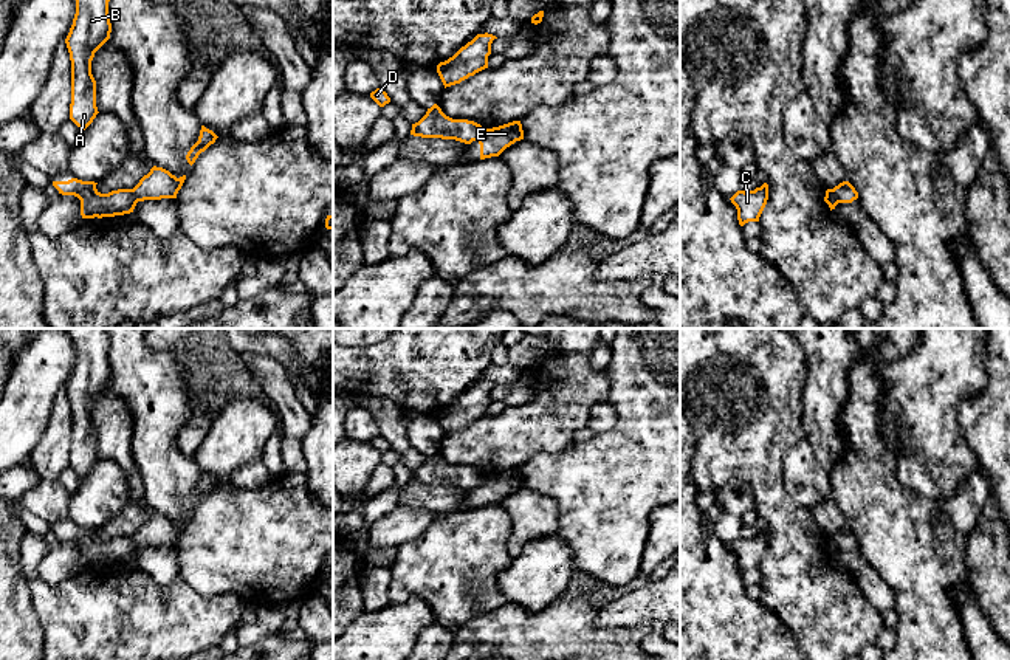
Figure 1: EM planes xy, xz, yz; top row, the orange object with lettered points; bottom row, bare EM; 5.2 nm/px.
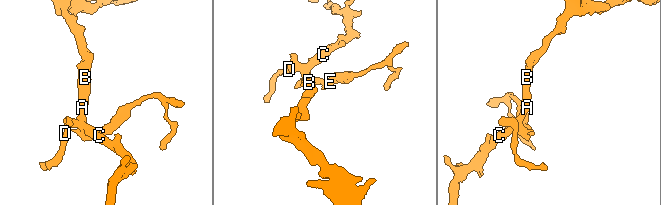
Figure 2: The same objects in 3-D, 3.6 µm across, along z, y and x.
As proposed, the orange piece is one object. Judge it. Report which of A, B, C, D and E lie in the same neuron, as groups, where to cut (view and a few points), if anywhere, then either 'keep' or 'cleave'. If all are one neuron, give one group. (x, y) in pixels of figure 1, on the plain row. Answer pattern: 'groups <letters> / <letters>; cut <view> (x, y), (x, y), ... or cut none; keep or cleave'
groups A B C D / E; cut yz (829, 536), (838, 549); cleave

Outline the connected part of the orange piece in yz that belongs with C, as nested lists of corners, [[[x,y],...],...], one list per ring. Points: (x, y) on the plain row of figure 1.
[[[764,530],[761,535],[748,539],[737,538],[730,547],[737,556],[737,567],[740,573],[748,569],[759,569],[768,547],[768,531]]]

